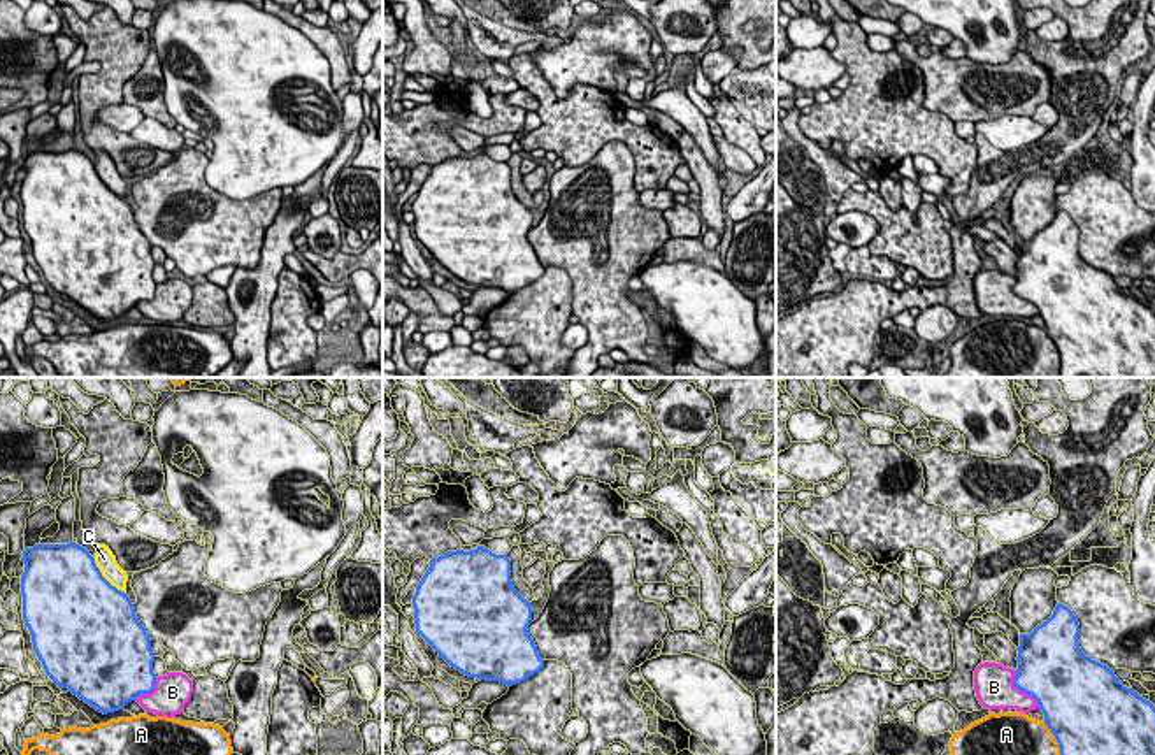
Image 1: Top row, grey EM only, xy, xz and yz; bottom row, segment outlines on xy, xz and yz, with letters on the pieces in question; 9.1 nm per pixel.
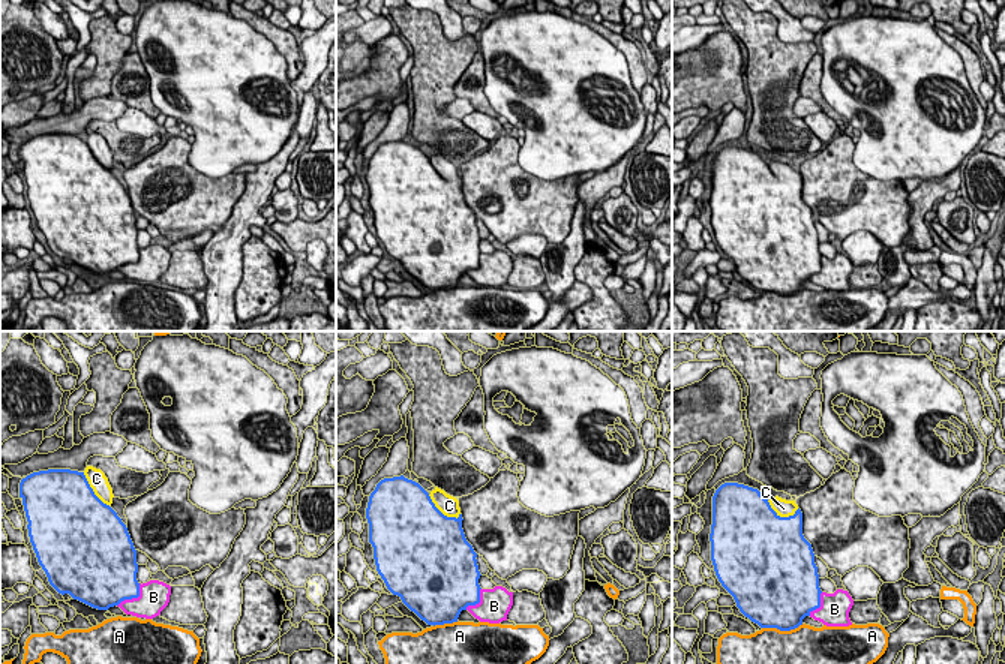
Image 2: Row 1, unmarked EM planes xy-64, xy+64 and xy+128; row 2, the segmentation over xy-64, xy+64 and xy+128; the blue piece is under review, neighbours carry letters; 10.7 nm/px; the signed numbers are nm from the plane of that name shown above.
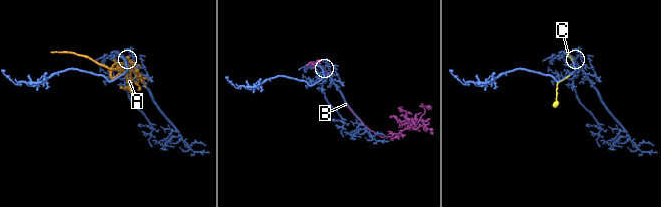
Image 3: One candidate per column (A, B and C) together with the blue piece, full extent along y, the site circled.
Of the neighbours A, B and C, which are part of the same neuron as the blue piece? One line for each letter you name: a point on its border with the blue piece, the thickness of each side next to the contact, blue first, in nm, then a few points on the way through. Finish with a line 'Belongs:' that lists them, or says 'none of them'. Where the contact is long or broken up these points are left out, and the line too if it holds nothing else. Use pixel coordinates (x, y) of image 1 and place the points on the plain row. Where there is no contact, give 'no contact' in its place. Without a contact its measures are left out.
C: contact xy (104, 185); calibres 500 and 190 nm
Belongs: C

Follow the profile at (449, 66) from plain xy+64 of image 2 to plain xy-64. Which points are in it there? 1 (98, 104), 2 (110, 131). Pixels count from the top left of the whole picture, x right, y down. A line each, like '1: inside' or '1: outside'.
1: outside
2: inside

